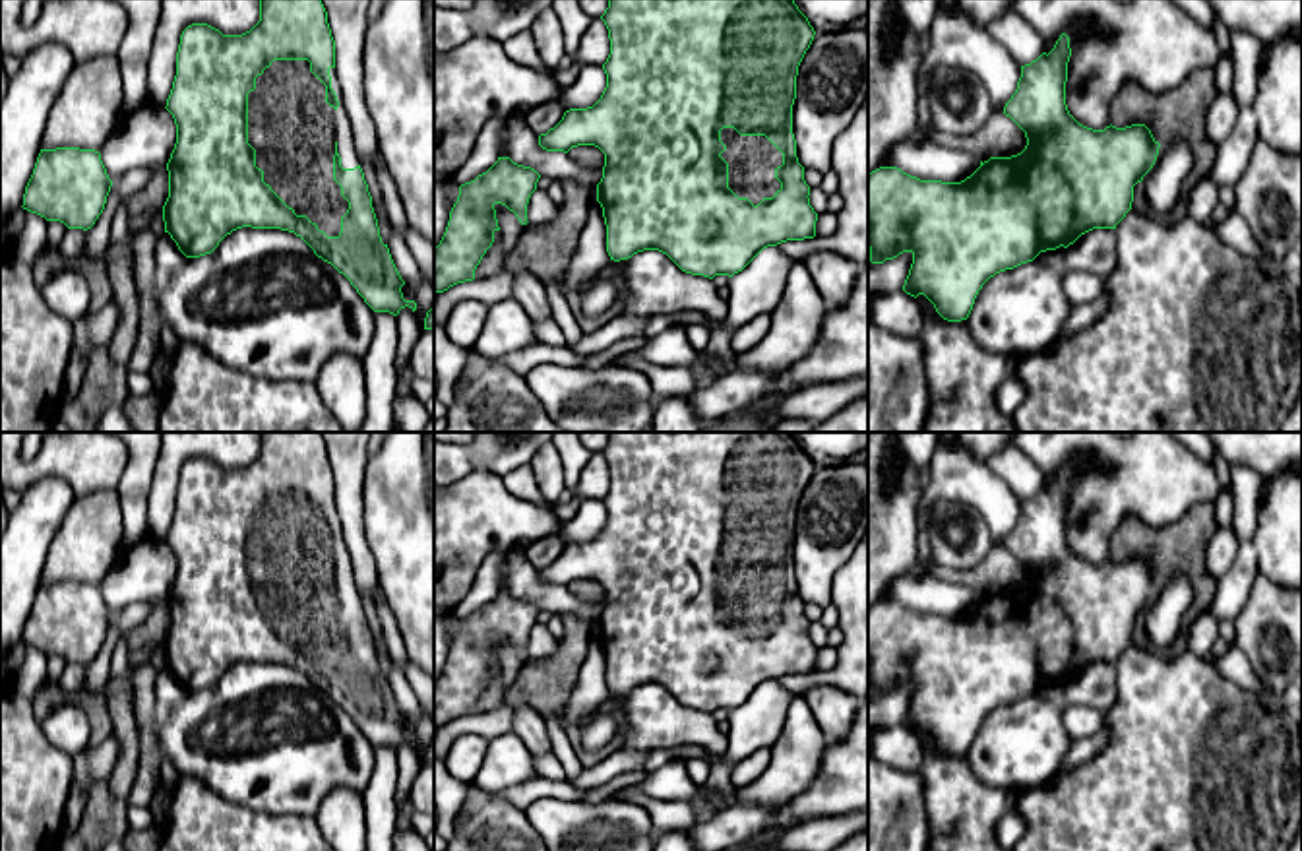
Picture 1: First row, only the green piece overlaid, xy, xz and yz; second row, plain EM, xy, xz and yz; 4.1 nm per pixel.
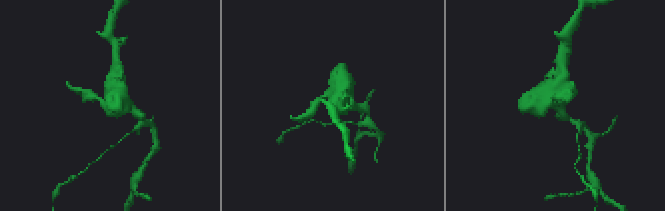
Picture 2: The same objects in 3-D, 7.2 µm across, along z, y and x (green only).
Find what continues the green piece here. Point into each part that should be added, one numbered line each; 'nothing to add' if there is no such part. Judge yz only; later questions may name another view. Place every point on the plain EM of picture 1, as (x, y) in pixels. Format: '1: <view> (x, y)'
nothing to add

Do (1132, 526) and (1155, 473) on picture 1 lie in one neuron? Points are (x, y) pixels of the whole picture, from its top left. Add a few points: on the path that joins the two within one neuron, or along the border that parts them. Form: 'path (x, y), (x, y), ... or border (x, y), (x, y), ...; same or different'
border (1173, 524), (1151, 528), (1126, 516), (1109, 553); different

